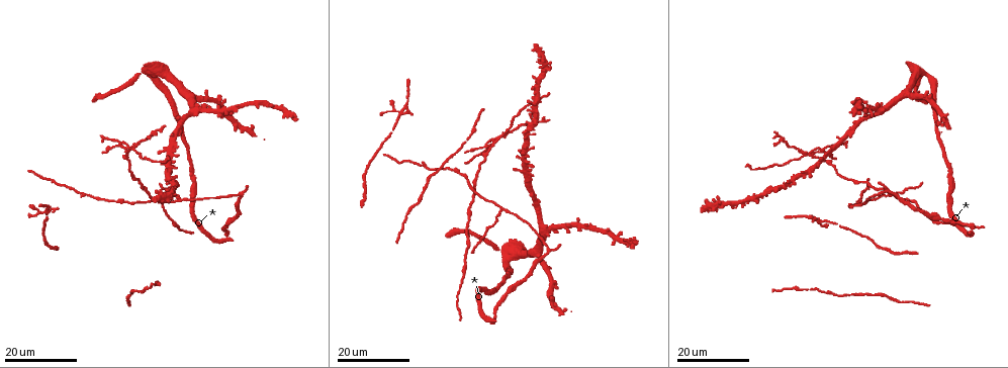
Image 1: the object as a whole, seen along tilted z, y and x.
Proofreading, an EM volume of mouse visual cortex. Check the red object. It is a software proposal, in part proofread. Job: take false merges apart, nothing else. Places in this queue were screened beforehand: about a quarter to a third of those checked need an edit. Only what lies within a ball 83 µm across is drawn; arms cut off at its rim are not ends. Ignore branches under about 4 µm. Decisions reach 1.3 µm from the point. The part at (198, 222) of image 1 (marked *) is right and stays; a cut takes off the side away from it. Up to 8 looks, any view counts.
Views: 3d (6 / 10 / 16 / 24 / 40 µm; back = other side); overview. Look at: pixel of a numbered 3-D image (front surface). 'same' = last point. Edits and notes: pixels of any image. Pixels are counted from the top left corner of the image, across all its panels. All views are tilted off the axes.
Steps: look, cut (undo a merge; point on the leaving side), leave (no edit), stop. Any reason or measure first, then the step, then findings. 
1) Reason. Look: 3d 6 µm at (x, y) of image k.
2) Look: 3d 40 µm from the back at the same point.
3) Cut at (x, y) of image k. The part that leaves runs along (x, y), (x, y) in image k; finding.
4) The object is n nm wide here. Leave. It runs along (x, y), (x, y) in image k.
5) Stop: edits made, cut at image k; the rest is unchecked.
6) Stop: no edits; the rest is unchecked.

Calibre changes. Look: 3d 24 µm at (788, 142) of image 1.

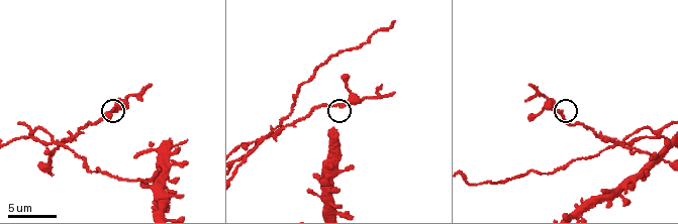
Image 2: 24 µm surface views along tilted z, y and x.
Look: 3d 6 µm at (339, 103) of image 2.

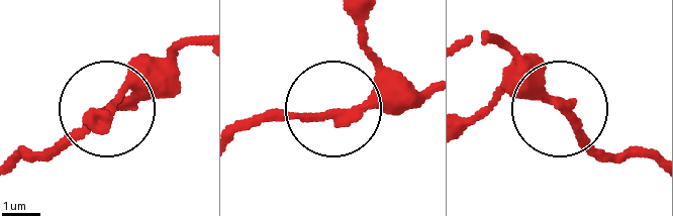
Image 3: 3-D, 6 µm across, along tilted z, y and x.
Cut at (404, 107) of image 3. The part that leaves runs along (353, 113), (418, 101) in image 3; two neurons meet here.

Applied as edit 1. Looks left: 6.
Four-way junction. Look: 3d 6 µm at (56, 143) of image 2.

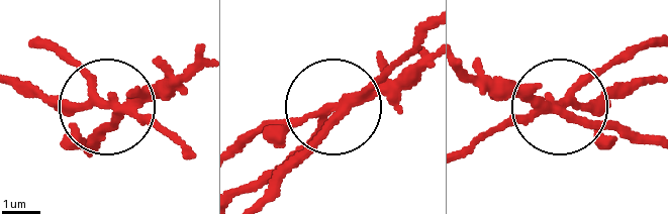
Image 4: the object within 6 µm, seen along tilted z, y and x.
Cut at (87, 85) of image 4. The part that leaves runs along (130, 105), (186, 145) in image 4; two neurons meet here.

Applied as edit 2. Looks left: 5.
Sudden change in width. Look: 3d 16 µm at (82, 191) of image 1.

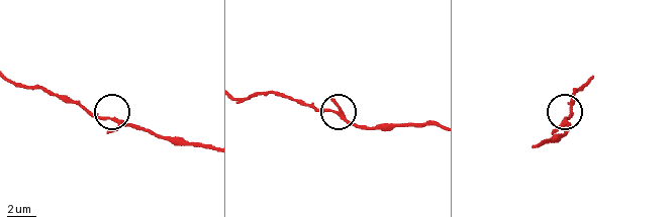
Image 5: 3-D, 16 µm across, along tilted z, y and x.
Look: 3d 10 µm at (564, 118) of image 5.

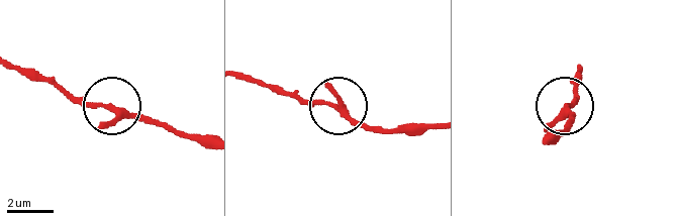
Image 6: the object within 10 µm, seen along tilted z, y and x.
Look: 3d 10 µm from the back at (108, 105) of image 6.

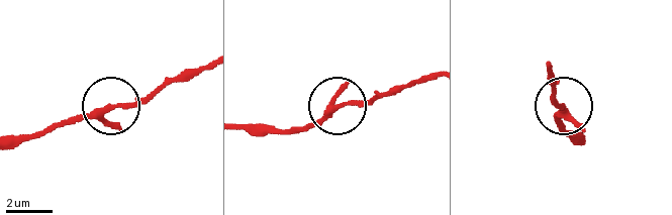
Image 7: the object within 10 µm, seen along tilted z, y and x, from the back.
Leave. It runs along (17, 146), (111, 106), (147, 103), (163, 90) in image 7; continuous, no second neuron.

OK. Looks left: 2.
Looks like a crossing. Look: 3d 16 µm at (400, 114) of image 1.

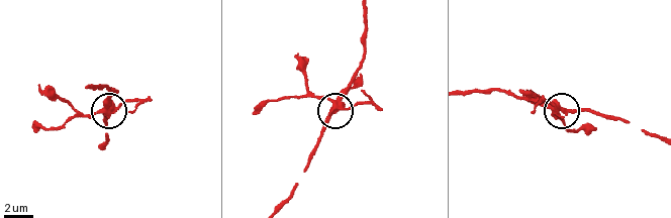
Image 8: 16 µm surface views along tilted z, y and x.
Look: 3d 6 µm at (106, 108) of image 8.

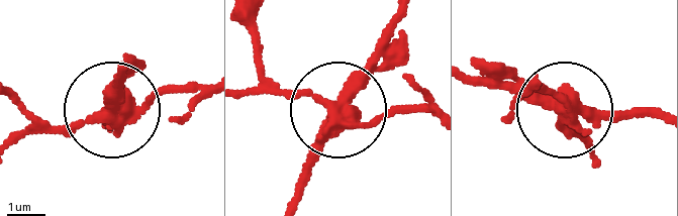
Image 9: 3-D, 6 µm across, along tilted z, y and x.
Cut at (163, 87) of image 9. The part that leaves runs along (110, 108), (17, 132) in image 9; a second neuron is stuck on.

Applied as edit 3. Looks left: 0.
Stop: edits made, cut at image 3, cut at image 4, cut at image 9; the rest is unchecked.

